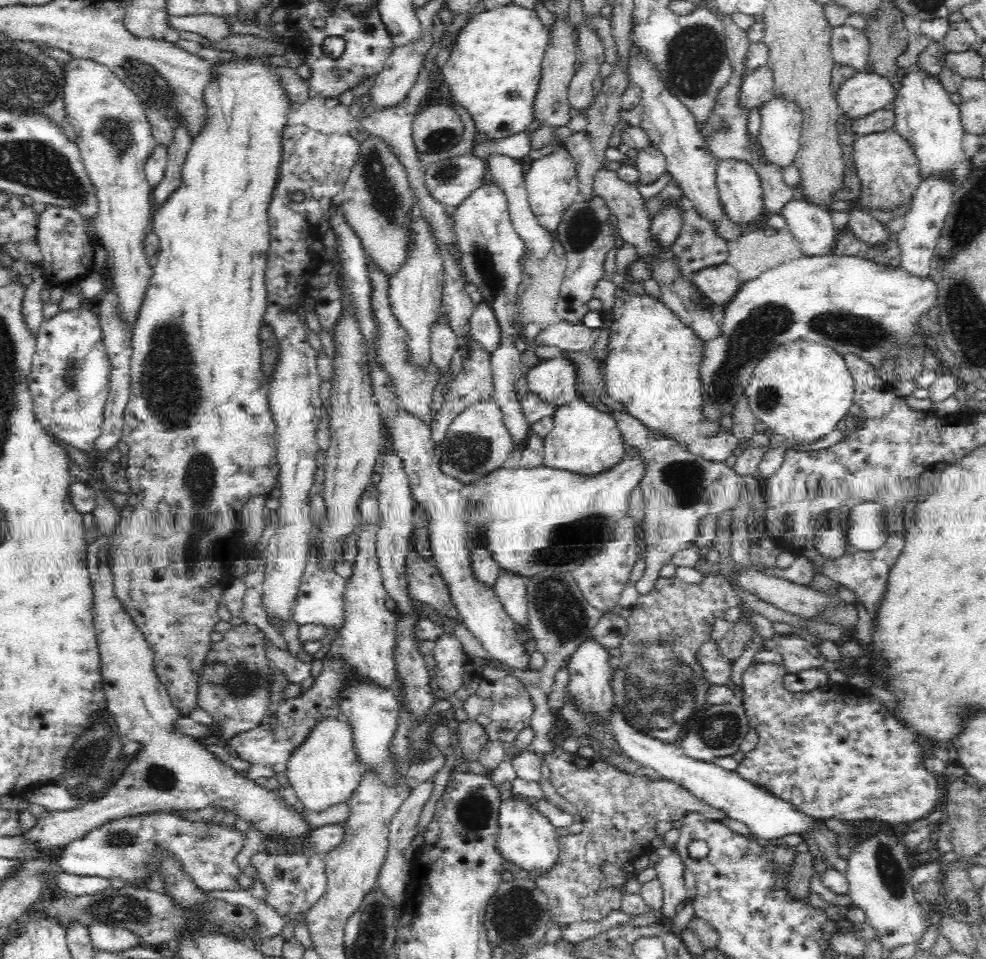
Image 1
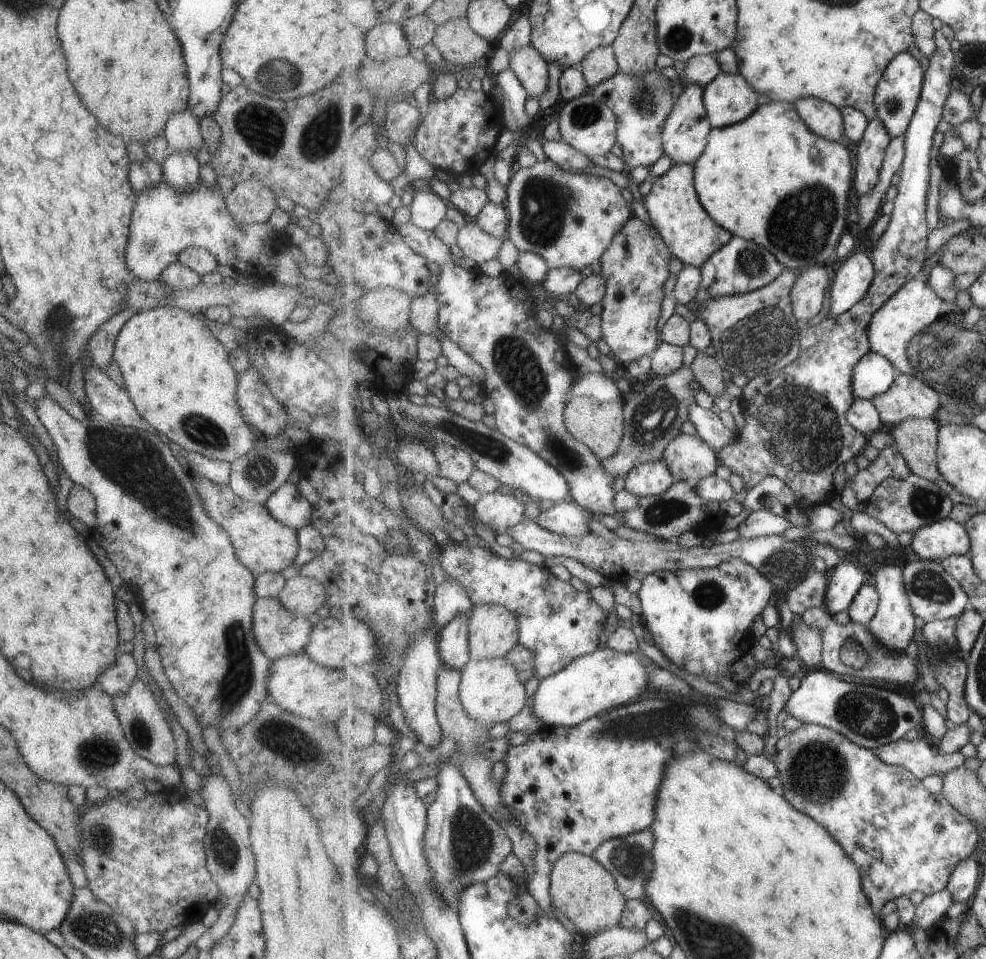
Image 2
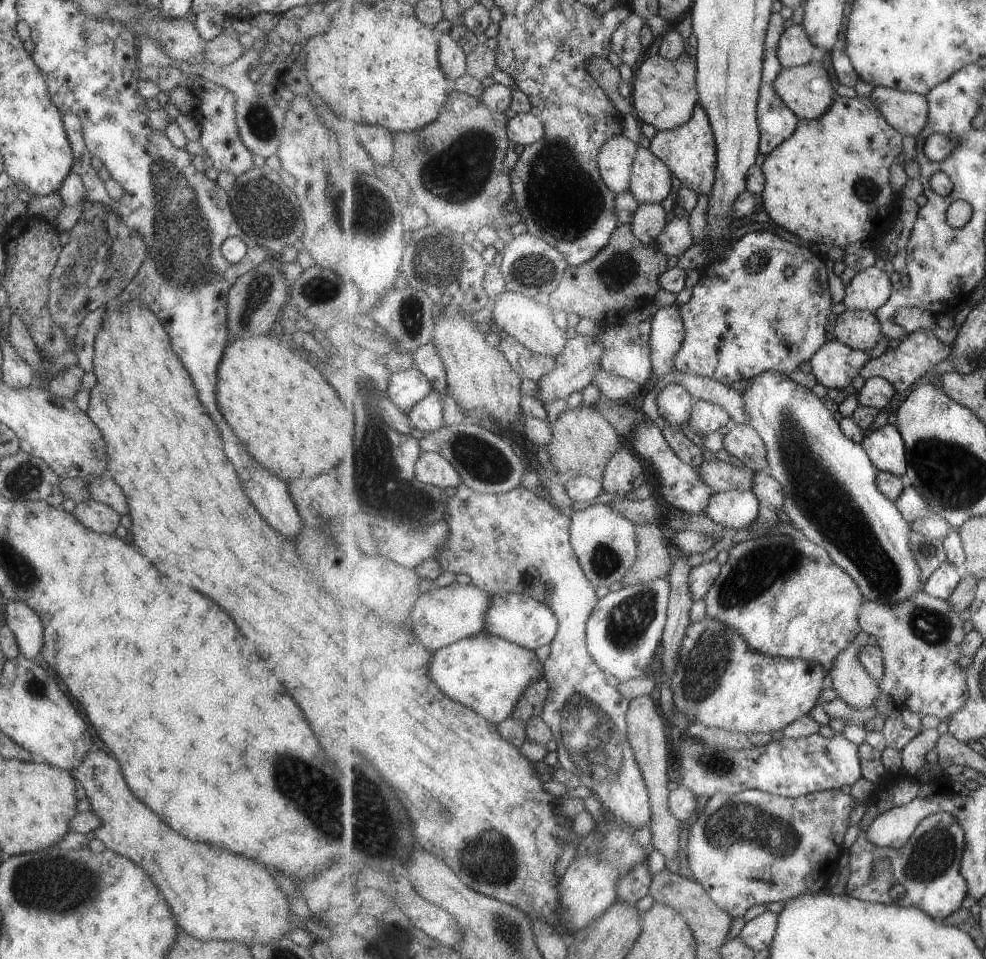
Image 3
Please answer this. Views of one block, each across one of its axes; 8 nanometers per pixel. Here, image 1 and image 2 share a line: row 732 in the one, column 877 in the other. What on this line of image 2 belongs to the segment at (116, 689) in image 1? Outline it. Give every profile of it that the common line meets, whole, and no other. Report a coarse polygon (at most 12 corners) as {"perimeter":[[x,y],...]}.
{"perimeter":[[870,121],[854,147],[854,189],[877,186],[891,139],[886,124]]}

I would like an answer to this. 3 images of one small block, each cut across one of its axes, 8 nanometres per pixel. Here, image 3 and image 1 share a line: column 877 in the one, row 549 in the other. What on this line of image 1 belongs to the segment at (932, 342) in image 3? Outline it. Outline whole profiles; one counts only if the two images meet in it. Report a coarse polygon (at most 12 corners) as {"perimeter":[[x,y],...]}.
{"perimeter":[[370,482],[344,621],[302,696],[234,735],[242,761],[287,772],[322,719],[344,719],[350,684],[398,686]]}

